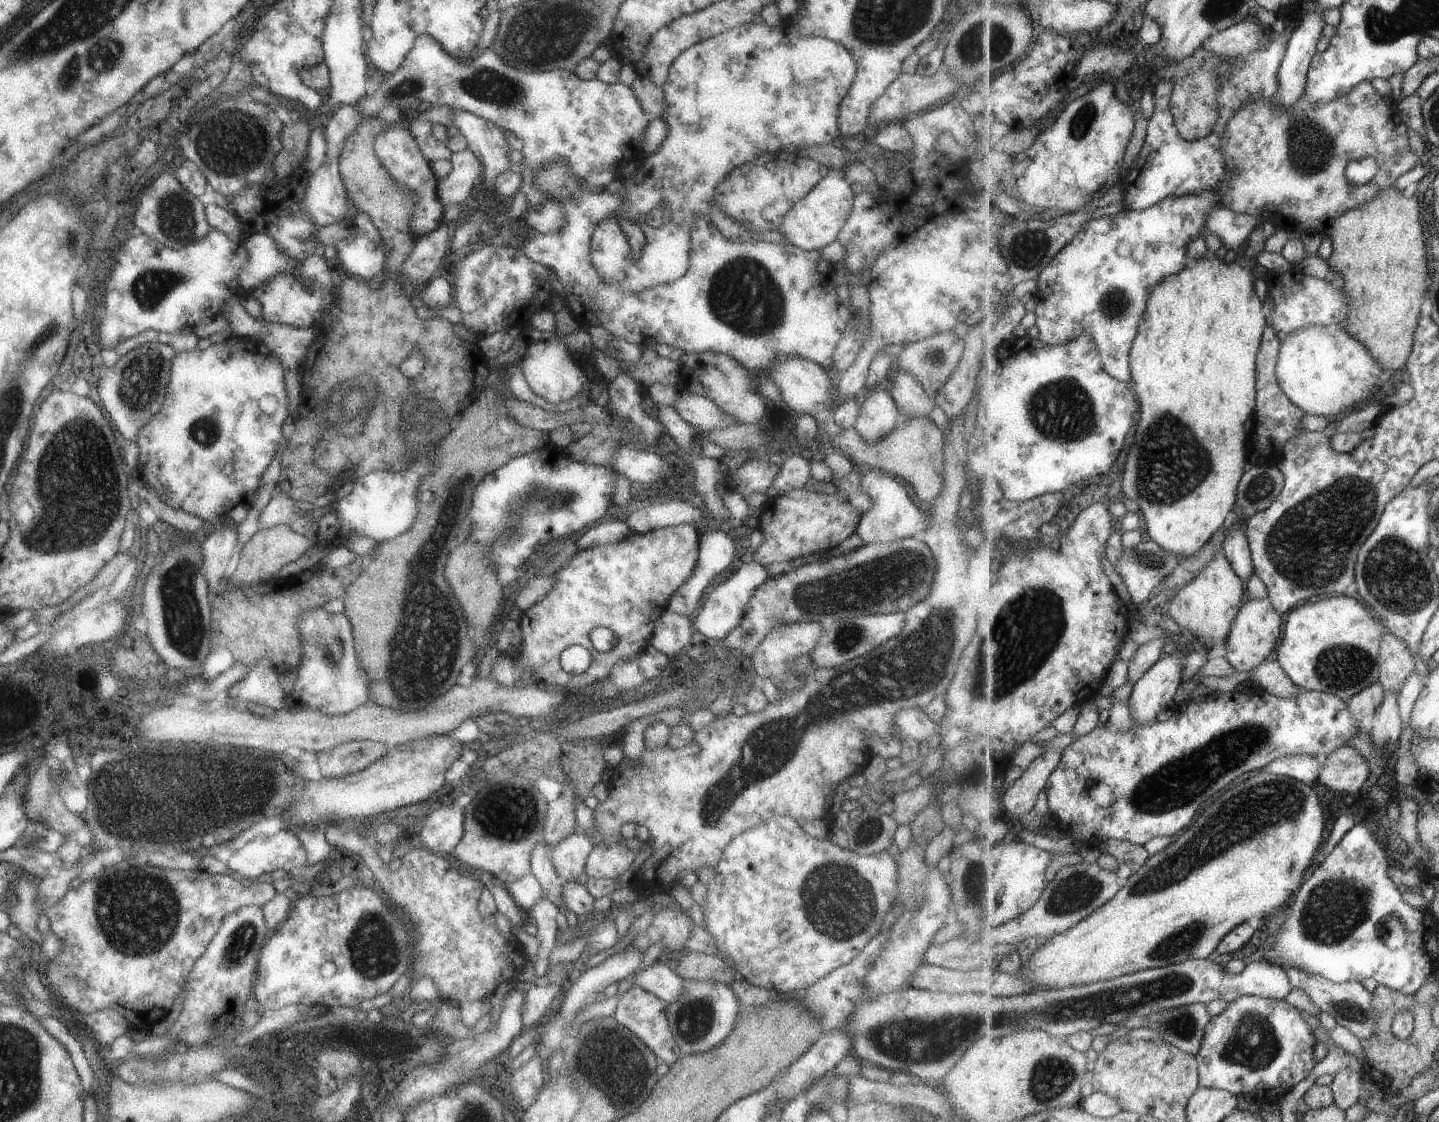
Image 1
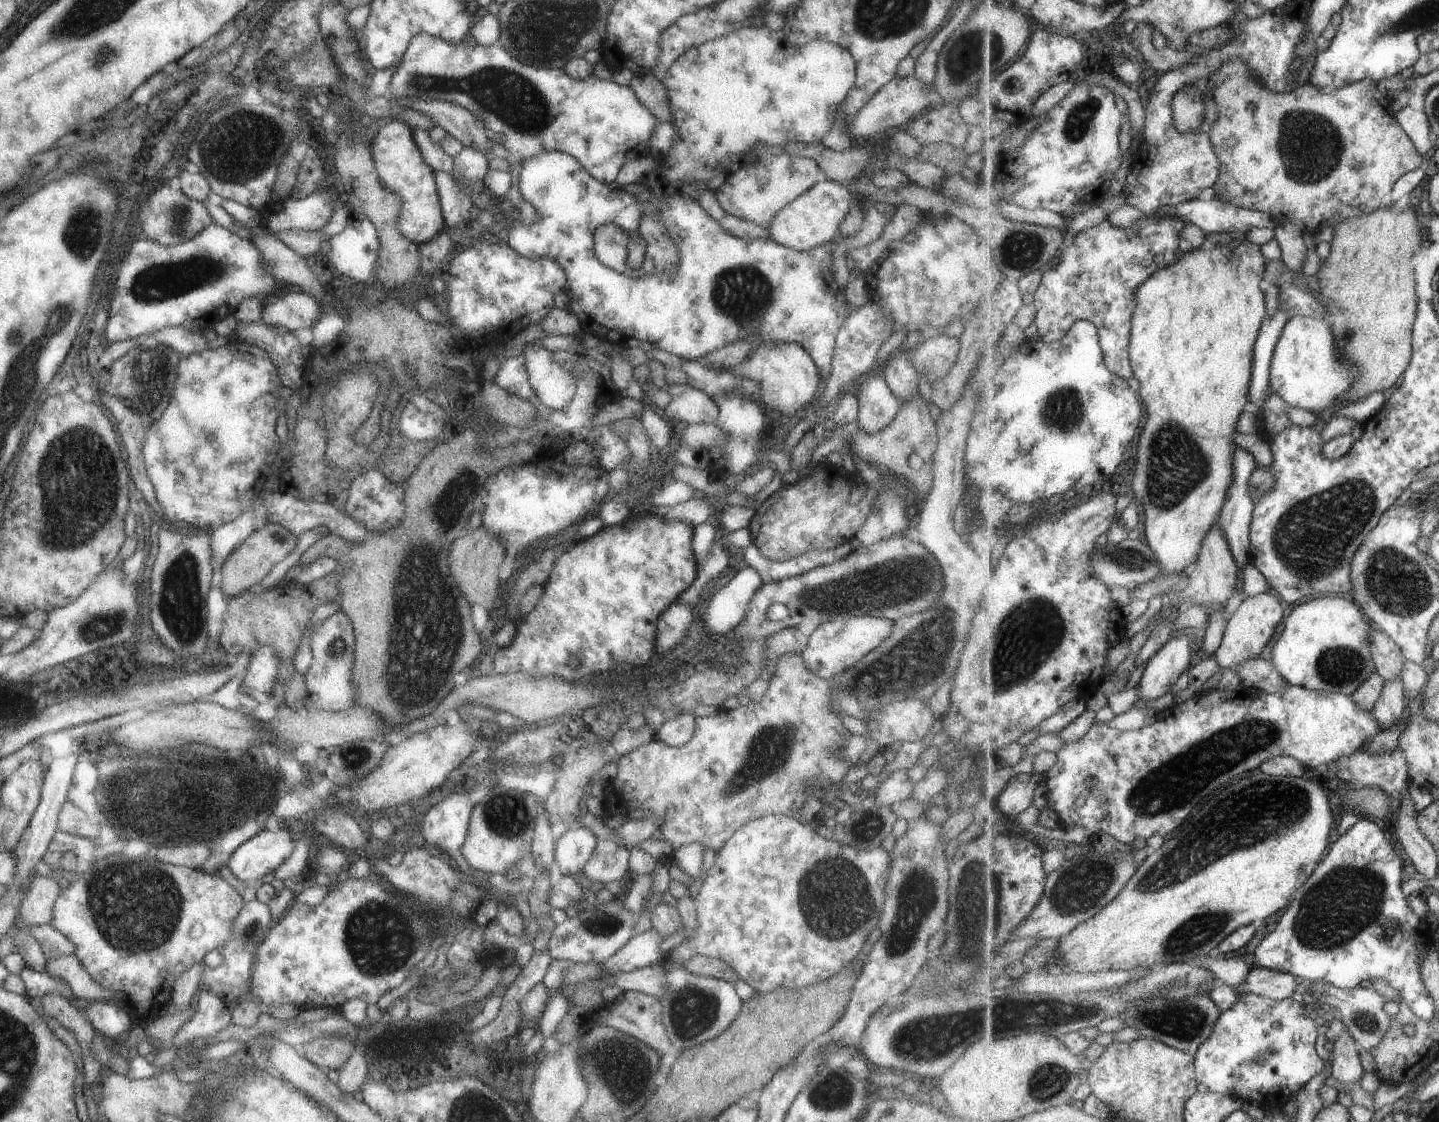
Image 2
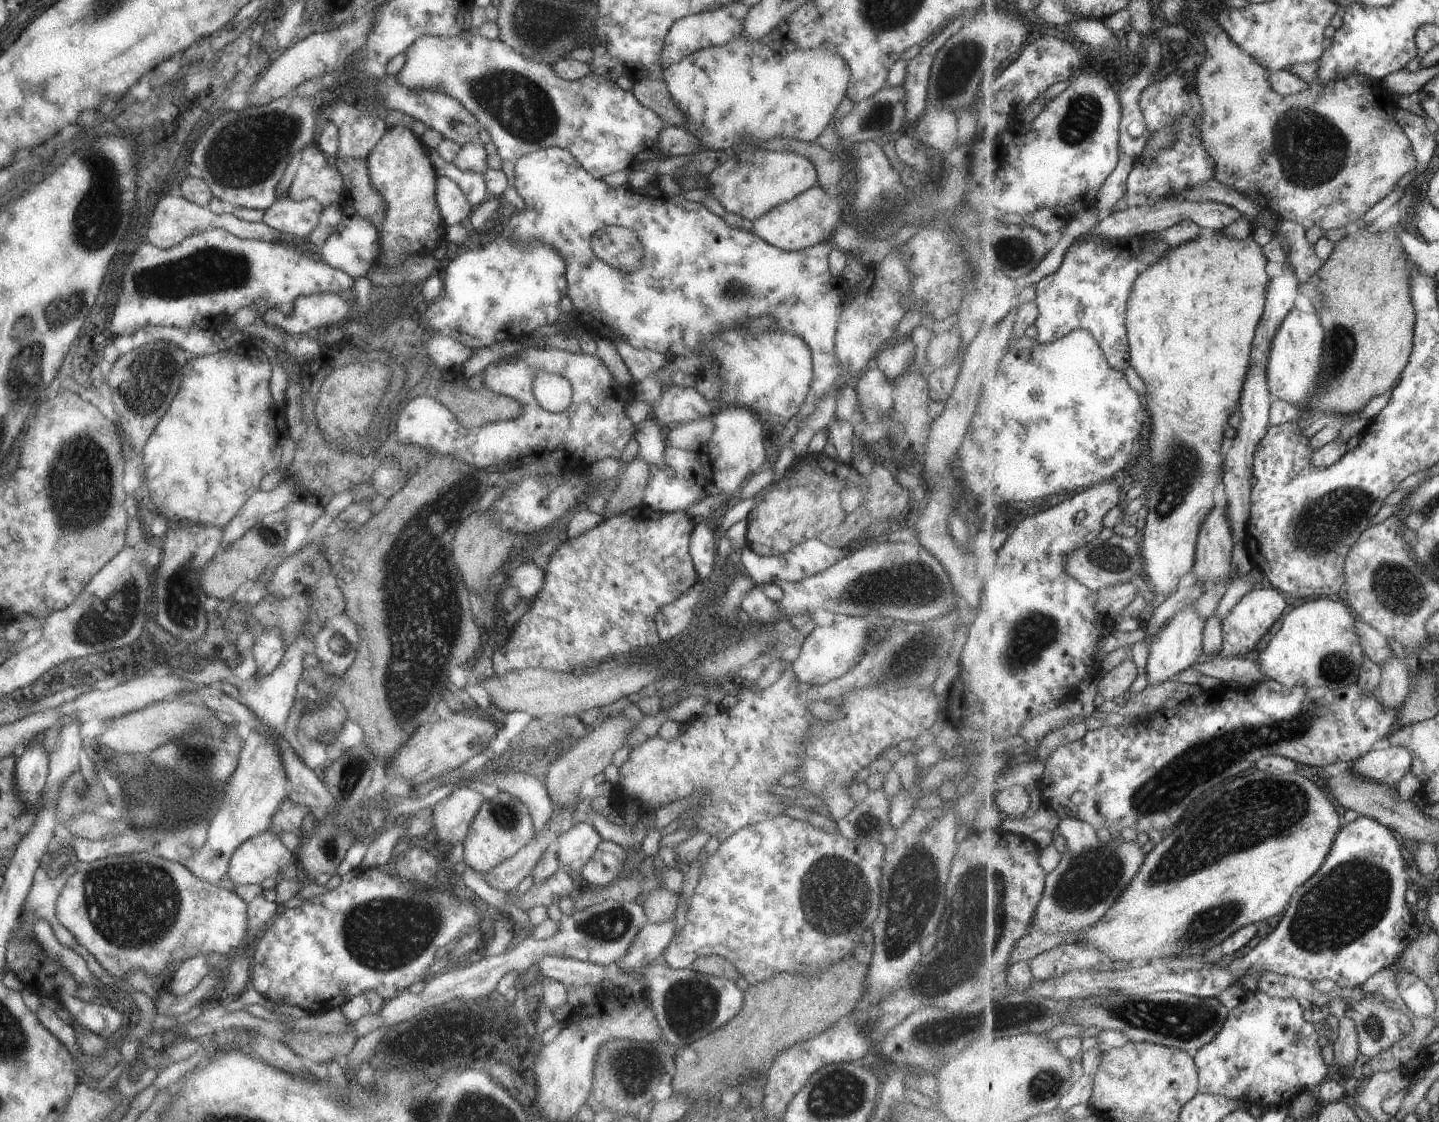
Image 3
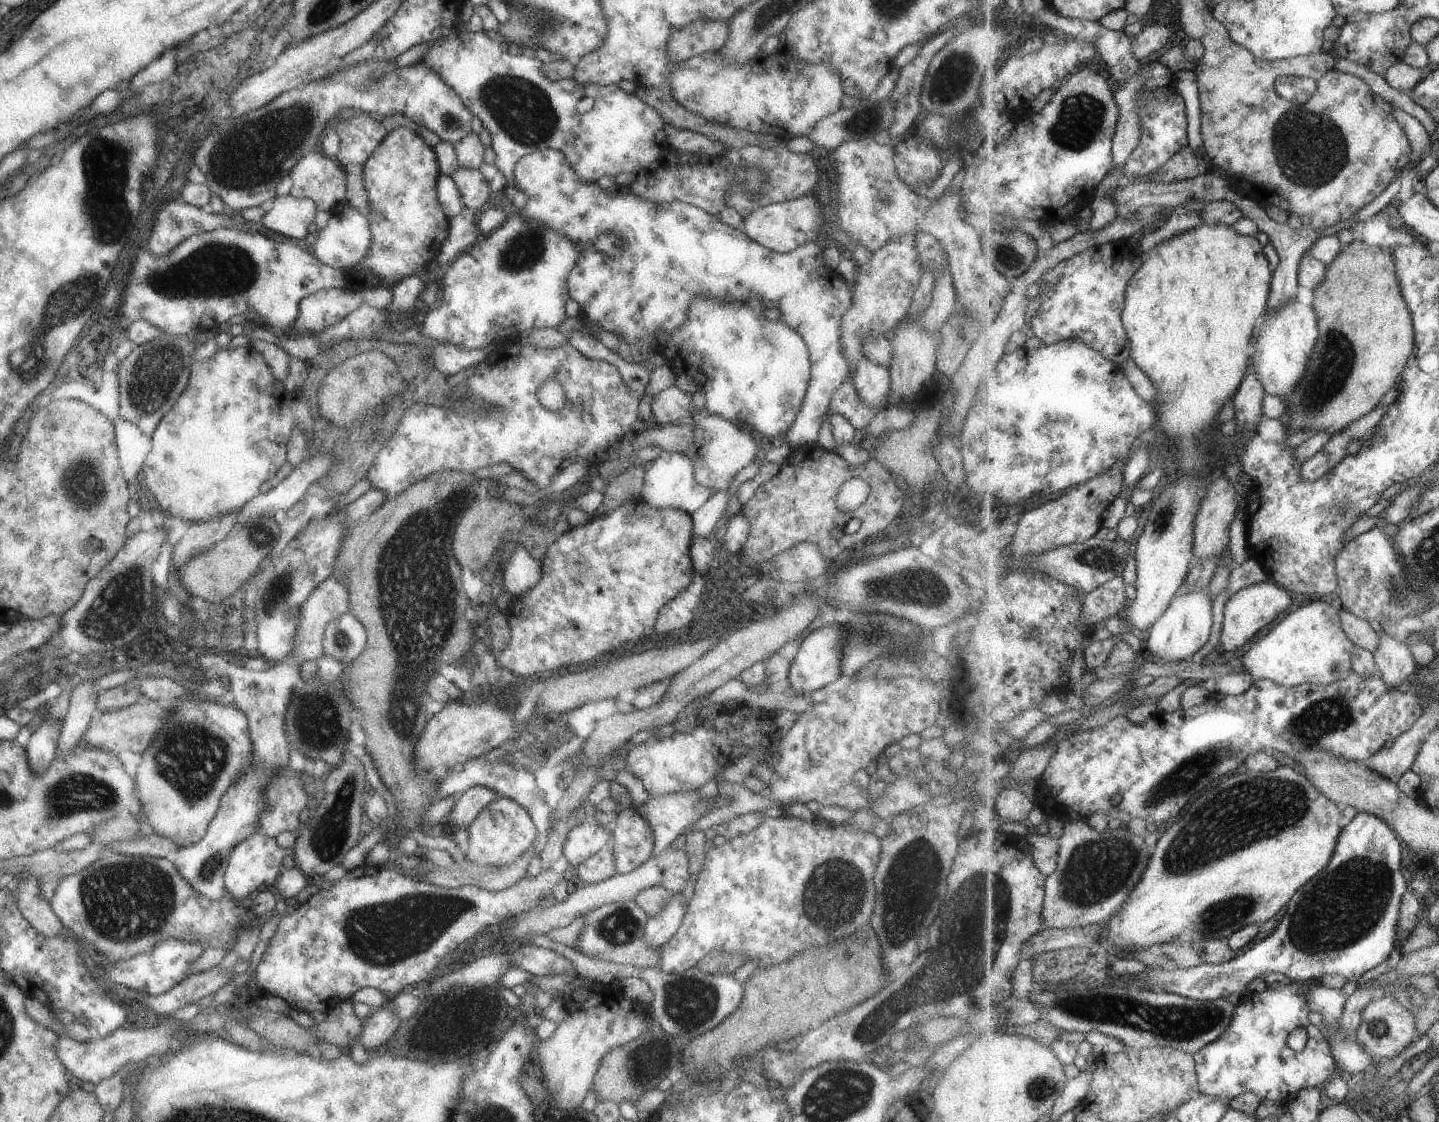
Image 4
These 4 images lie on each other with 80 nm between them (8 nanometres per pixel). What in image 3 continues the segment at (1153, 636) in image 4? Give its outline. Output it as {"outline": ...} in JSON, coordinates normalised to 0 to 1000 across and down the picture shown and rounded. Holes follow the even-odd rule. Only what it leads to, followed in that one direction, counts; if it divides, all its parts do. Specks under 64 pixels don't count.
{"outline":[[[830,537],[819,545],[816,552],[808,559],[801,574],[798,578],[798,585],[796,601],[798,602],[799,611],[808,610],[811,606],[814,606],[820,599],[836,587],[836,569],[837,569],[836,563],[837,563],[837,549],[831,544]]]}

